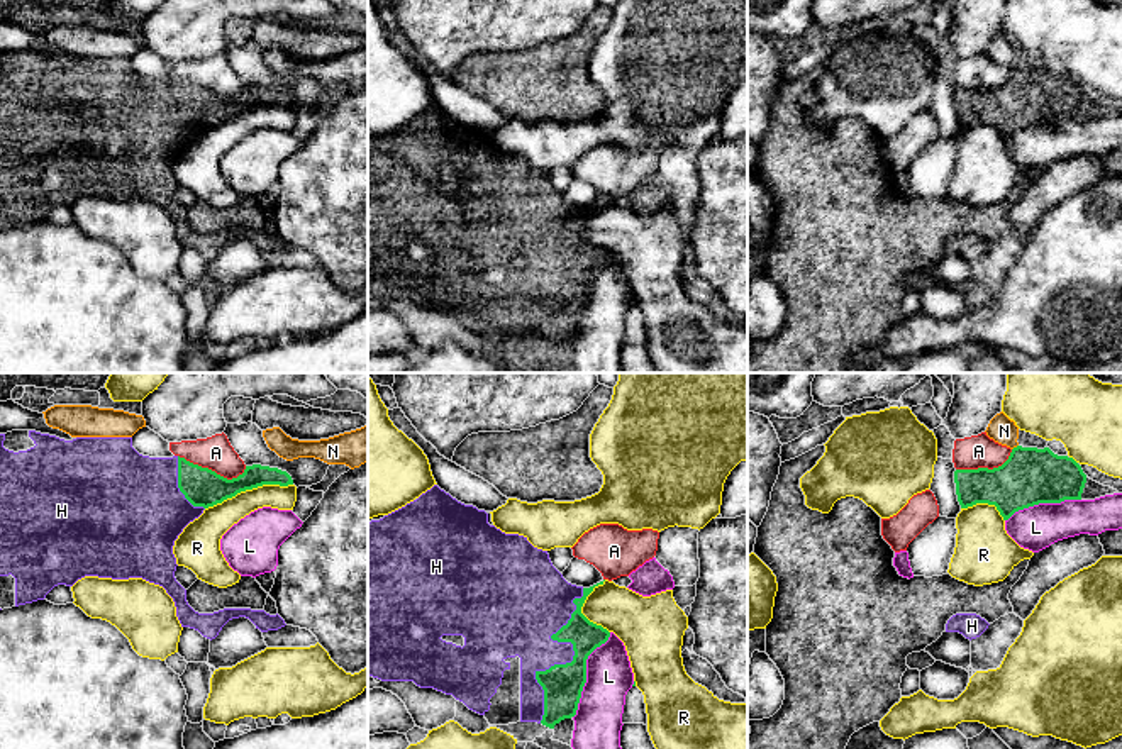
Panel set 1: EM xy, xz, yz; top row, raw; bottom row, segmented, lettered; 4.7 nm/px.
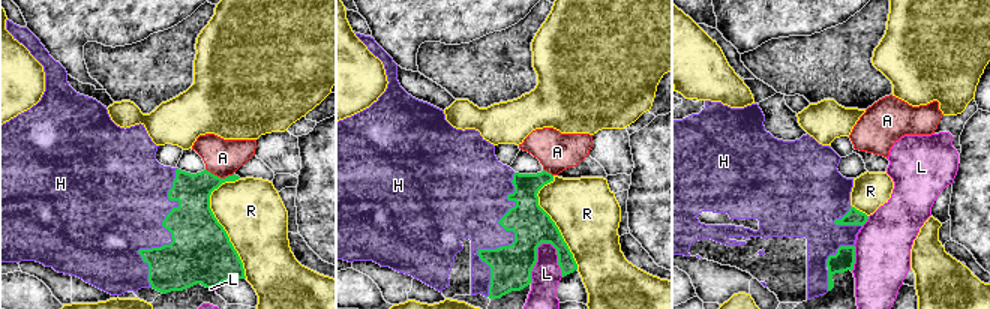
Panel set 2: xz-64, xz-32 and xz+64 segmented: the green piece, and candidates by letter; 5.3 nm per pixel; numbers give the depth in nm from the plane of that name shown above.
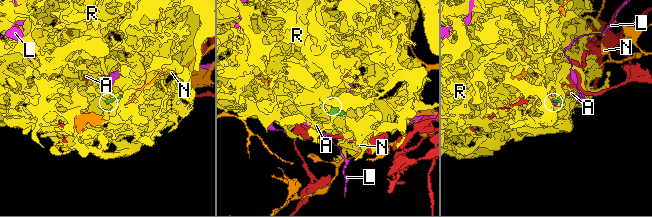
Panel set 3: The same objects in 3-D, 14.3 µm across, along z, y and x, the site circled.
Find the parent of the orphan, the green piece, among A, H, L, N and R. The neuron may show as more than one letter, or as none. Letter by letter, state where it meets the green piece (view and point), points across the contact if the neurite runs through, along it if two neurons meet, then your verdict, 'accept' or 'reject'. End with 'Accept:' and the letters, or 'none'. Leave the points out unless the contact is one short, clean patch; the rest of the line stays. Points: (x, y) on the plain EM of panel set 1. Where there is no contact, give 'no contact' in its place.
A: meets green in xy at (211, 90); reject
H: meets green in xz at (573, 278); accept
L: meets green in xz at (585, 295); reject
N: meets green in yz at (1014, 68); reject
R: meets green in xy at (248, 109); reject
Accept: H

